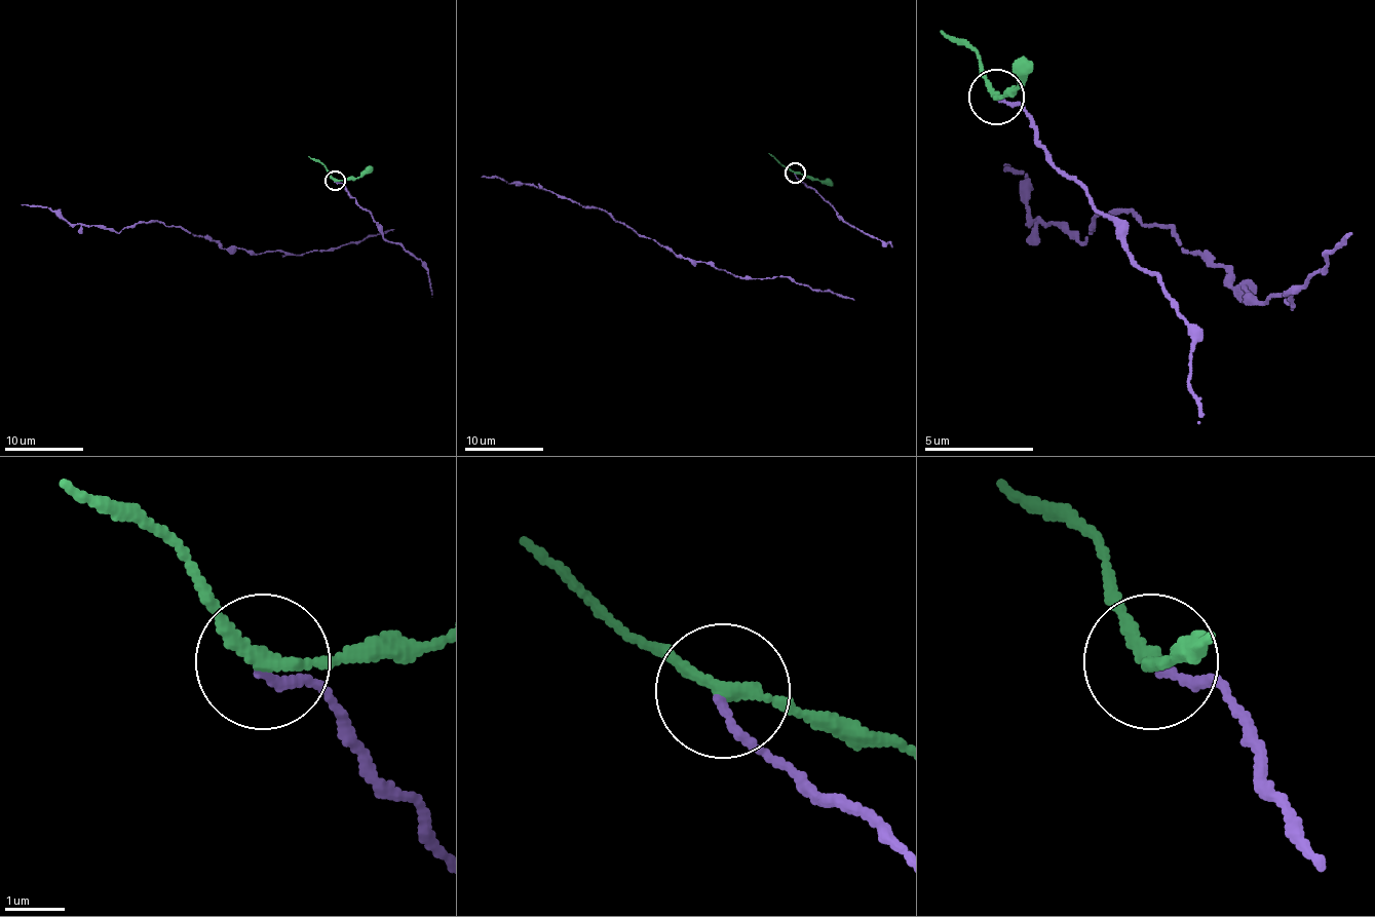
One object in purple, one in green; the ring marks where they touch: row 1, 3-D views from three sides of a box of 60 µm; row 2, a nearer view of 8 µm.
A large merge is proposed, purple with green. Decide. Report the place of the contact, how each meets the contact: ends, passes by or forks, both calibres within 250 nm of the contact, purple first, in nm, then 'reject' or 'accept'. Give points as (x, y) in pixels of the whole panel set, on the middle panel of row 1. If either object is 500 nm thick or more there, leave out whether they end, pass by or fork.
at (795, 173); purple ends there; green passes by; 120 nm thick on the purple side, 200 nm on the other; accept

